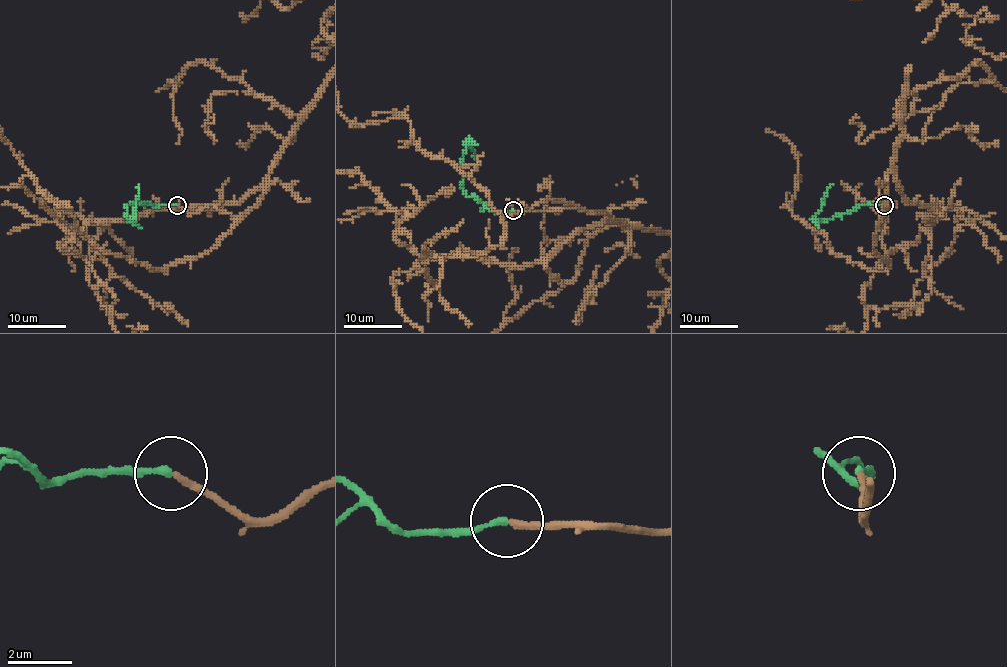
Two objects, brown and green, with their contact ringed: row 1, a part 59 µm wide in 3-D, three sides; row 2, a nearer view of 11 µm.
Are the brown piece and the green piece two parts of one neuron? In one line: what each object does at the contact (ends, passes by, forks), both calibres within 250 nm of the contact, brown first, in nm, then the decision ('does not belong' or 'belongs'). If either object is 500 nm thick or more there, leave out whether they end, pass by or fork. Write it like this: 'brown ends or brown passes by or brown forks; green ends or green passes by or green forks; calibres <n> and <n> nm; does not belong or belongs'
brown ends; green ends; calibres 220 and 200 nm; belongs

